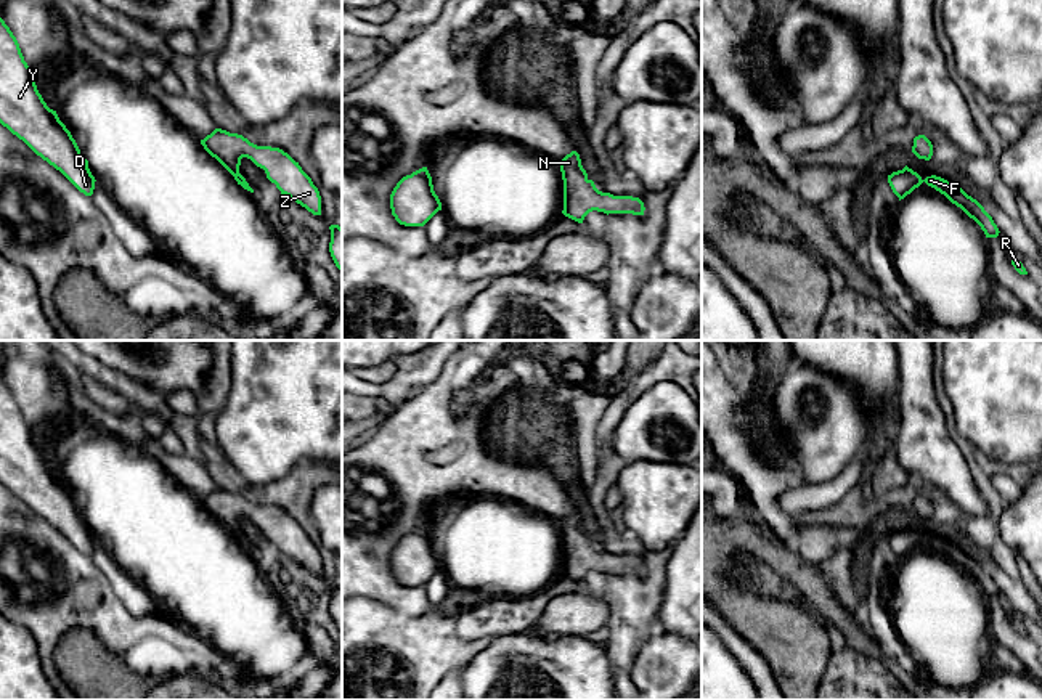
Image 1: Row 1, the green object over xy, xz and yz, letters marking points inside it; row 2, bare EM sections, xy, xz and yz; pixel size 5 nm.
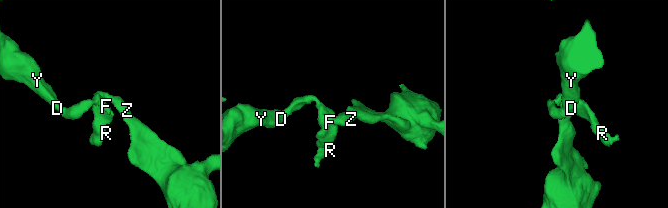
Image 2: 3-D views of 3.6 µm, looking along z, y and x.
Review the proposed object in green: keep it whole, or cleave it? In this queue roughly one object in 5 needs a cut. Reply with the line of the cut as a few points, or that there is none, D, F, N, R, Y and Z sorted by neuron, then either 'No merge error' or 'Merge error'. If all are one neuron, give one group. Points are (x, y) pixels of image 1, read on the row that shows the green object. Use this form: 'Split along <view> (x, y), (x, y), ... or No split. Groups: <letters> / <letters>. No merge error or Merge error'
No split. Groups: D F N R Y Z. No merge error

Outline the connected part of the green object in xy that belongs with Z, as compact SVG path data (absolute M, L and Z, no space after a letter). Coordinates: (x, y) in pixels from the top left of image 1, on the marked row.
M215 128L201 140L204 149L215 157L244 189L254 193L239 173L241 159L250 159L263 169L267 178L276 185L281 194L305 207L313 215L321 215L321 196L311 178L287 153L279 148L257 146L238 133Z

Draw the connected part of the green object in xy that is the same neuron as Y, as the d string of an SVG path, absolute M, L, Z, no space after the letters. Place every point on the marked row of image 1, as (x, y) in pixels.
M0 18L0 124L37 156L59 170L80 193L92 196L95 177L71 132L37 90L19 43Z

